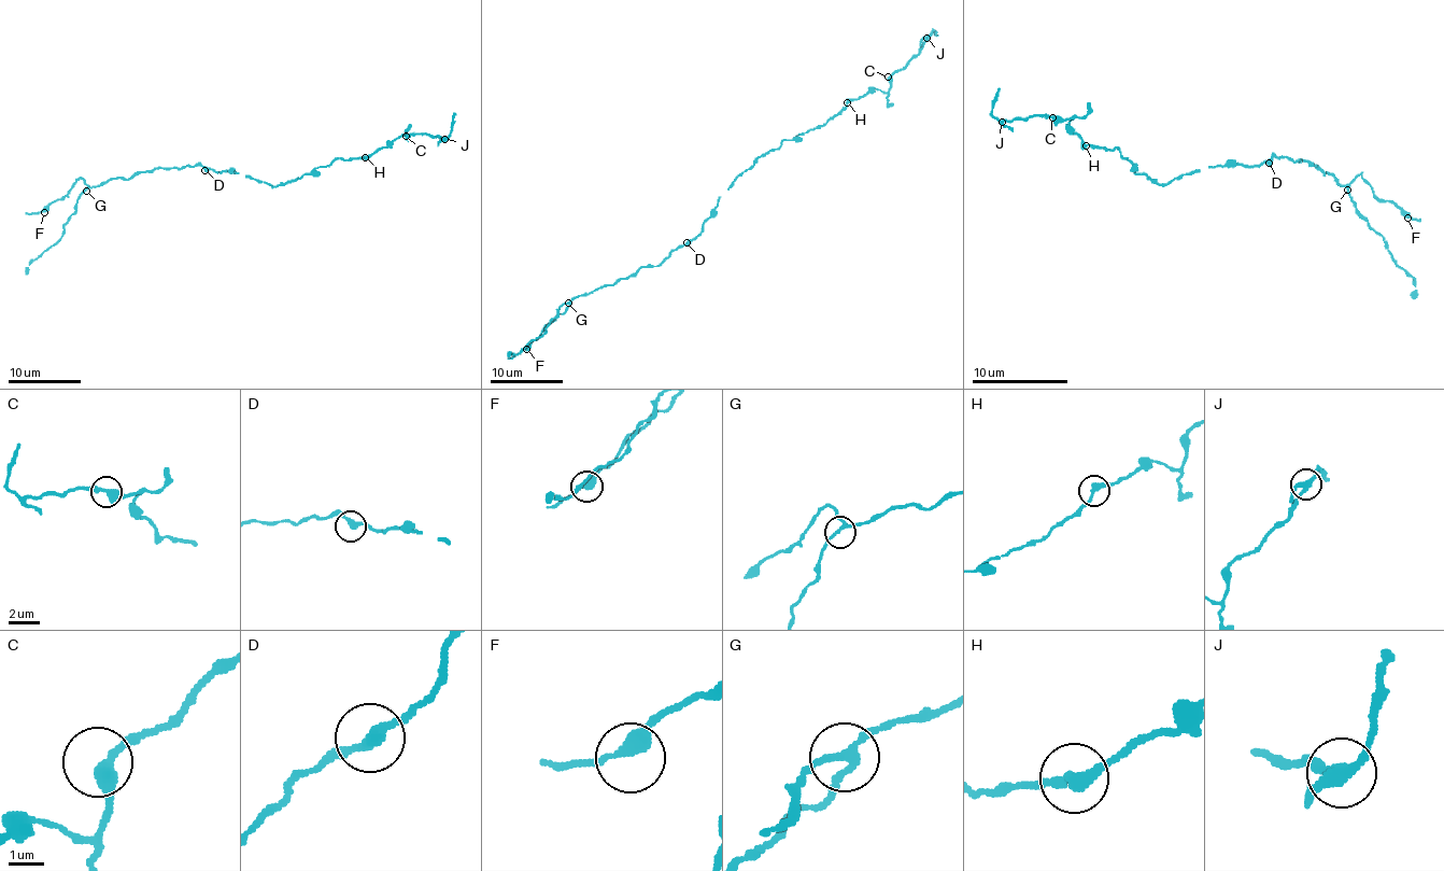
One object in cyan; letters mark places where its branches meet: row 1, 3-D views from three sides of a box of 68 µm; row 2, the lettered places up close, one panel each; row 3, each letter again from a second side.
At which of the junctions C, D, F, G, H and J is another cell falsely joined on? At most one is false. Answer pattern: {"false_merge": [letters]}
{"false_merge": ["J"]}

